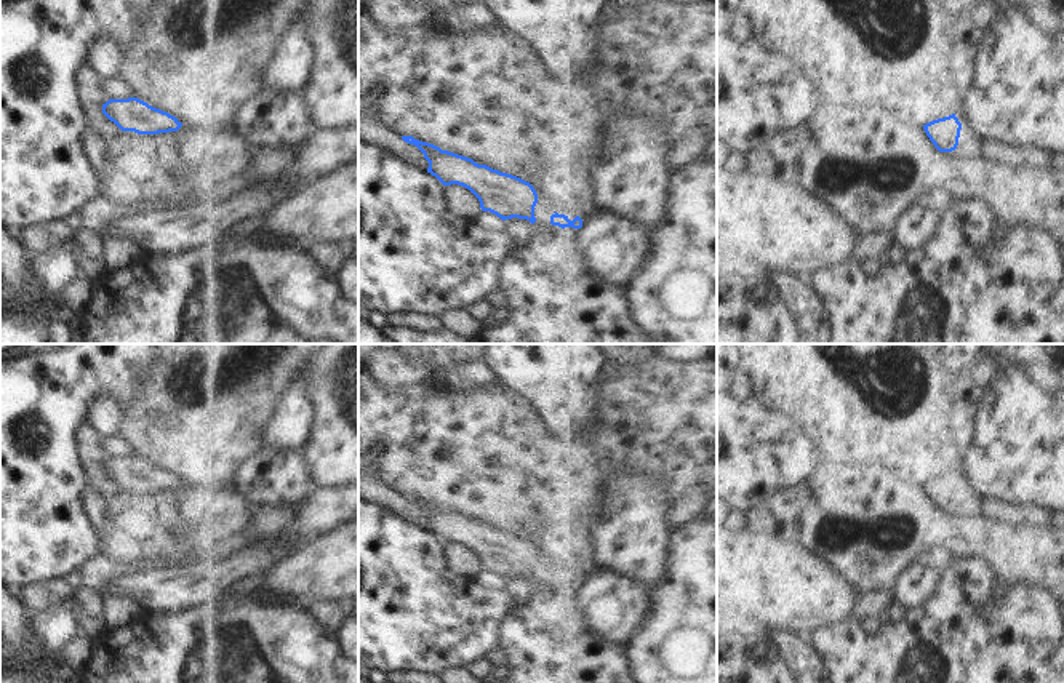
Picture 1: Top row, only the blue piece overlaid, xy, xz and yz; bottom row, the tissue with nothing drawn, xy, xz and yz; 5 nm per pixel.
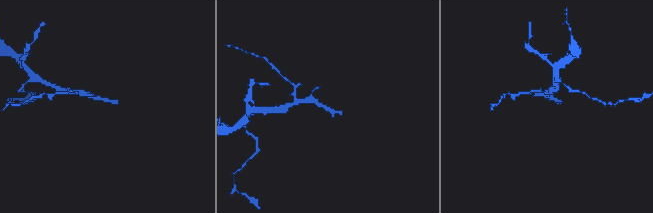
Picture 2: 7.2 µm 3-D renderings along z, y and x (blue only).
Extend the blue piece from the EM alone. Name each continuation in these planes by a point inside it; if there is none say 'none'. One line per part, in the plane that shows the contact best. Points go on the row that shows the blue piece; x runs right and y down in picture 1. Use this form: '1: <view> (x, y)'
1: yz (970, 147)

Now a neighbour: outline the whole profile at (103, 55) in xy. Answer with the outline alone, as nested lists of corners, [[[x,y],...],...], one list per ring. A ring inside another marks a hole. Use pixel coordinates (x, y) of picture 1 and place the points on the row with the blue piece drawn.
[[[96,34],[86,48],[86,62],[101,78],[117,78],[120,46],[109,34]]]

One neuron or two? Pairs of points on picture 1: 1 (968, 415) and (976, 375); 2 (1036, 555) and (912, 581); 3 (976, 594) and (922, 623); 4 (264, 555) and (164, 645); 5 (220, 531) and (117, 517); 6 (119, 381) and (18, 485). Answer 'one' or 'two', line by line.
1: one
2: two
3: one
4: two
5: one
6: one

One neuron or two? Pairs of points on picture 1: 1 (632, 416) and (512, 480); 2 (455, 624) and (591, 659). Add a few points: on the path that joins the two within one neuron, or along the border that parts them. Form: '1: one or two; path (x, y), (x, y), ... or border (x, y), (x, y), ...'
1: one; path (610, 448), (597, 461), (572, 477), (544, 477)
2: two; border (516, 602), (498, 627), (496, 645)

